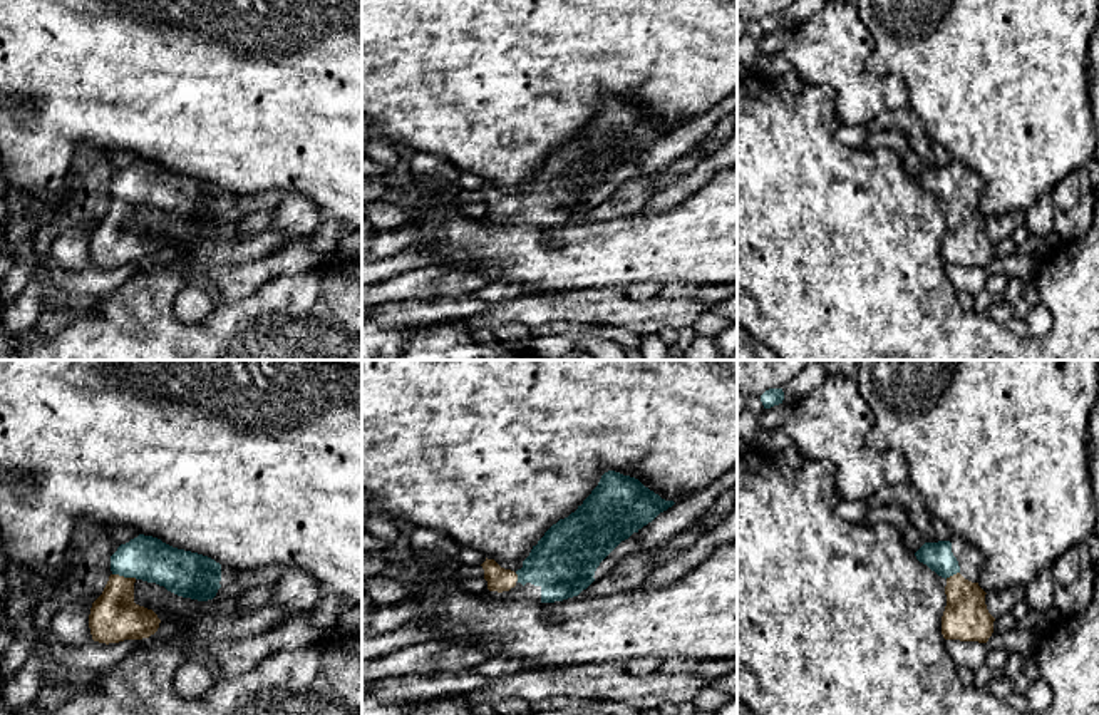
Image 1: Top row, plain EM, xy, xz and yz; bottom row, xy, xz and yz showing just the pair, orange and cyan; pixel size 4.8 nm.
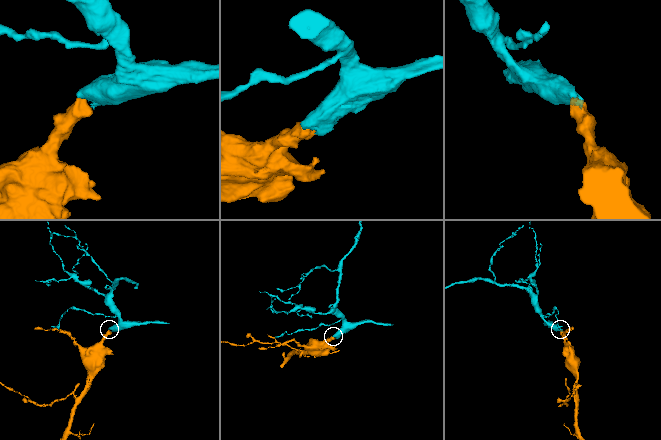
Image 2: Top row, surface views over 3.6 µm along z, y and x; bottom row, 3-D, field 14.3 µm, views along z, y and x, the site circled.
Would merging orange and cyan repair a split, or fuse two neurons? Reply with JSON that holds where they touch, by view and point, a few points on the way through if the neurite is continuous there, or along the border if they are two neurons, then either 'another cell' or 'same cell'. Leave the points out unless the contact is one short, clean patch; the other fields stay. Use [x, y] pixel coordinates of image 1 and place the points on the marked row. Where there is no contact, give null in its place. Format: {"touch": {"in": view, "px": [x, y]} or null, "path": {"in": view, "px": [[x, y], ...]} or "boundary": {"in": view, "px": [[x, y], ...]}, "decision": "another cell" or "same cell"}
{"touch": {"in": "xy", "px": [123, 576]}, "path": {"in": "xy", "px": [[114, 617], [123, 576], [141, 558], [146, 558]]}, "decision": "same cell"}

